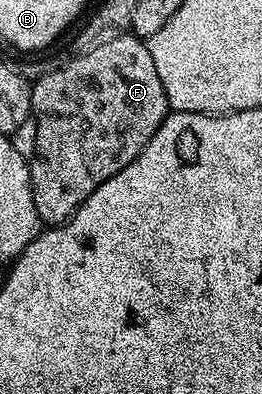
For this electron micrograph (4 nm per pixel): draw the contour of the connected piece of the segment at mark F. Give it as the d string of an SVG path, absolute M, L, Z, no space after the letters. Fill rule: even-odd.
M121 35L73 57L63 67L35 78L30 89L30 110L36 116L35 153L28 160L30 188L39 220L46 225L68 222L95 189L141 153L170 111L160 73L156 73L156 61L152 61L152 53L137 35Z

